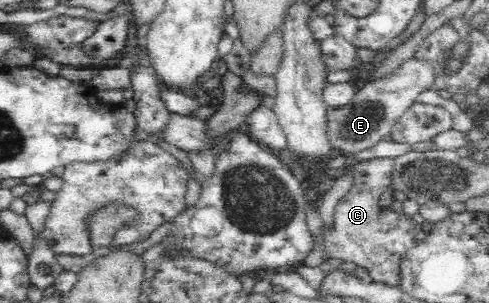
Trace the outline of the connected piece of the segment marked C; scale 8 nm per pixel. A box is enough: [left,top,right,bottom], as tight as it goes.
[325,157,427,286]

